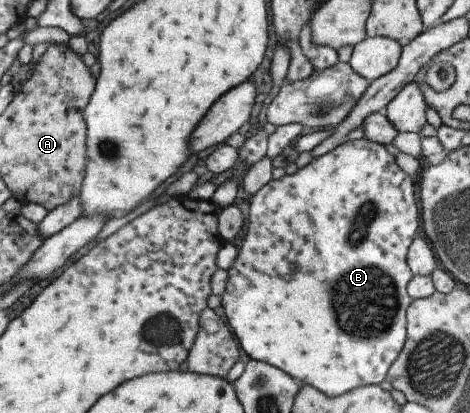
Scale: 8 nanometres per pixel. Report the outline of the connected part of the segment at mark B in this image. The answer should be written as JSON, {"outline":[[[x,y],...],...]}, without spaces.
{"outline":[[[364,136],[342,142],[333,150],[312,158],[294,174],[286,174],[278,180],[271,179],[252,194],[245,234],[239,242],[235,262],[226,270],[225,291],[219,297],[225,322],[237,338],[239,348],[250,359],[266,362],[293,377],[299,384],[313,386],[315,390],[330,397],[341,396],[360,386],[378,385],[384,380],[389,365],[397,358],[405,340],[405,312],[412,301],[406,291],[406,284],[412,277],[406,263],[406,254],[415,232],[417,206],[411,177],[397,166],[394,156],[387,153],[383,145],[371,142]]]}

